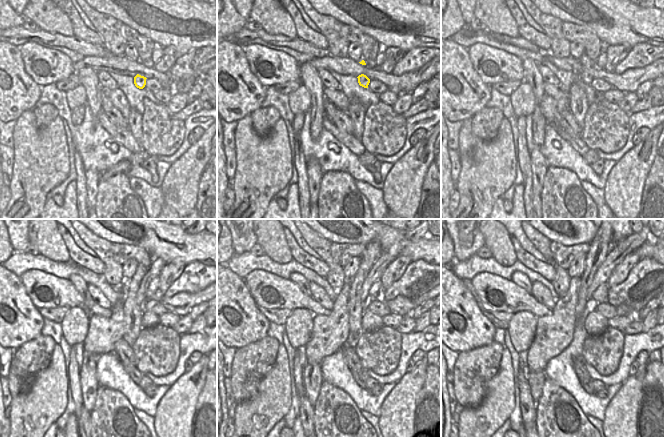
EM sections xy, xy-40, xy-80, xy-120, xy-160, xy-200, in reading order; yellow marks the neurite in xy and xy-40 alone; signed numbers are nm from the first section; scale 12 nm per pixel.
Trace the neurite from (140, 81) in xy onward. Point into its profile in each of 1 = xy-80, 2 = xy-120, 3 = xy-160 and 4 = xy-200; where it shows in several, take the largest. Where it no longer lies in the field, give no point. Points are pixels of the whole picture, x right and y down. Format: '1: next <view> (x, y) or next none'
1: next xy-80 (588, 66)
2: next xy-120 (154, 270)
3: next xy-160 (381, 264)
4: next xy-200 (615, 255)

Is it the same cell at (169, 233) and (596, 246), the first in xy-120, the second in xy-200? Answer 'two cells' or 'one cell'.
two cells

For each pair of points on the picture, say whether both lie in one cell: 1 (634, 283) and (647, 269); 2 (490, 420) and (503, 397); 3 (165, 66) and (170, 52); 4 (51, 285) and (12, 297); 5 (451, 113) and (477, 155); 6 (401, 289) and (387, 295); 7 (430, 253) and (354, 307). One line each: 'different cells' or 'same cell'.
1: same cell
2: same cell
3: same cell
4: different cells
5: different cells
6: same cell
7: different cells

